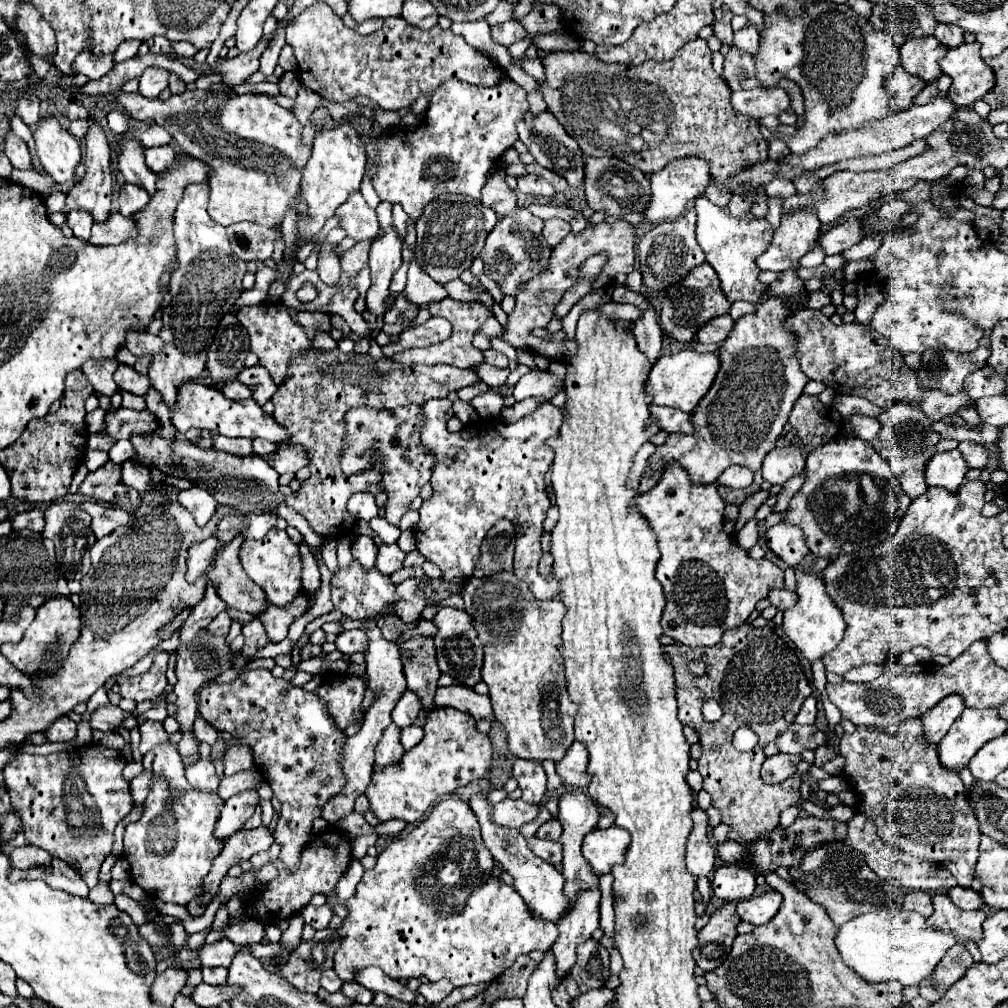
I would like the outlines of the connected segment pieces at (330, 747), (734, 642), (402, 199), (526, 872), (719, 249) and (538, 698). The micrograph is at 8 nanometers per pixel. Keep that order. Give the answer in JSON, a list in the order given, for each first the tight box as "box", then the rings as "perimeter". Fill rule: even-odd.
[{"box":[198,668,348,870],"perimeter":[[[266,668],[246,670],[246,672],[242,672],[236,680],[232,680],[232,682],[228,682],[228,684],[216,684],[216,682],[212,682],[212,684],[204,686],[204,688],[202,688],[202,692],[200,692],[200,708],[198,708],[198,712],[200,712],[200,716],[202,716],[206,722],[214,724],[214,728],[218,728],[220,732],[228,732],[228,734],[232,734],[232,740],[228,742],[228,746],[232,746],[232,744],[248,744],[248,746],[252,748],[252,754],[254,754],[254,764],[256,764],[258,772],[266,778],[266,782],[270,784],[270,788],[272,788],[272,792],[274,792],[274,796],[276,796],[276,798],[280,800],[280,804],[282,804],[282,810],[280,810],[280,820],[278,820],[278,826],[276,826],[276,832],[274,832],[276,842],[280,842],[280,844],[282,844],[280,858],[282,858],[282,862],[286,864],[286,868],[288,868],[288,870],[296,870],[296,868],[298,868],[298,856],[300,856],[300,850],[302,850],[302,846],[304,846],[304,844],[310,840],[310,836],[312,836],[312,822],[314,822],[316,818],[320,818],[320,816],[322,816],[324,804],[326,804],[332,796],[338,796],[338,794],[342,792],[344,784],[346,784],[346,780],[344,780],[344,770],[340,770],[340,762],[338,762],[338,758],[340,758],[340,754],[342,754],[342,750],[344,750],[344,742],[346,742],[346,738],[348,738],[348,736],[346,736],[340,728],[336,728],[336,724],[334,724],[332,716],[328,716],[328,710],[326,710],[324,700],[318,700],[318,696],[316,696],[314,692],[306,692],[304,688],[294,686],[290,680],[284,680],[284,678],[274,678],[274,676],[272,676],[272,672],[270,672],[270,670],[266,670]]]},{"box":[664,624,812,842],"perimeter":[[[750,624],[724,632],[720,644],[712,648],[670,644],[664,646],[664,650],[674,666],[678,720],[698,732],[702,730],[698,728],[698,722],[706,722],[700,712],[706,698],[718,700],[724,710],[720,722],[706,726],[706,734],[698,734],[702,744],[698,772],[704,778],[704,790],[712,796],[712,806],[722,812],[722,822],[732,828],[730,840],[750,842],[756,840],[756,836],[772,832],[772,828],[778,826],[780,812],[800,800],[800,776],[790,776],[788,780],[772,786],[764,784],[760,778],[764,746],[776,740],[776,736],[794,722],[802,702],[812,694],[794,650],[774,632],[774,628],[756,628]],[[694,660],[706,664],[706,676],[698,678],[688,672],[688,664]],[[740,726],[748,726],[760,736],[758,746],[750,754],[738,752],[732,746],[732,736]]]},{"box":[356,78,526,218],"perimeter":[[[504,78],[492,88],[448,80],[434,92],[424,120],[414,130],[392,128],[374,146],[370,144],[370,120],[366,116],[356,120],[356,128],[366,142],[368,158],[380,160],[378,172],[374,172],[374,188],[380,200],[398,202],[410,218],[418,218],[422,206],[444,192],[480,198],[490,170],[498,164],[502,152],[518,140],[516,122],[526,112],[526,92],[510,78]]]},{"box":[468,790,568,920],"perimeter":[[[478,790],[468,798],[468,804],[472,808],[472,812],[476,814],[478,822],[480,822],[480,830],[482,830],[482,840],[486,844],[486,848],[490,850],[490,854],[494,856],[494,860],[504,866],[506,872],[510,872],[514,876],[514,888],[516,892],[524,898],[526,906],[530,908],[530,912],[536,918],[544,918],[544,920],[558,920],[566,910],[568,910],[568,900],[562,894],[562,886],[564,886],[564,878],[562,874],[548,862],[540,860],[538,856],[532,856],[532,850],[528,848],[526,838],[520,834],[520,830],[514,828],[504,828],[498,824],[492,824],[492,808],[494,804],[488,800],[488,792]]]},{"box":[694,196,770,302],"perimeter":[[[706,196],[696,198],[694,210],[698,214],[698,244],[706,254],[706,262],[716,270],[722,292],[728,296],[730,302],[756,302],[758,296],[766,290],[766,286],[756,278],[760,272],[760,268],[756,266],[756,258],[770,244],[768,222],[764,218],[756,218],[752,212],[746,212],[744,216],[732,216],[726,208],[712,204]]]},{"box":[462,572,578,762],"perimeter":[[[496,572],[496,576],[488,576],[488,580],[468,580],[462,598],[464,610],[472,616],[472,624],[484,648],[482,680],[488,684],[488,696],[494,708],[494,716],[508,732],[508,748],[518,758],[538,762],[550,758],[558,762],[574,742],[574,718],[578,710],[576,704],[568,698],[564,658],[560,654],[560,622],[566,614],[564,602],[536,600],[528,584],[524,584],[514,572]]]}]

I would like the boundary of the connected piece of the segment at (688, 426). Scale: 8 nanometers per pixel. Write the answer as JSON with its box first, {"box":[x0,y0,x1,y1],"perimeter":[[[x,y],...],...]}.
{"box":[650,404,694,434],"perimeter":[[[650,404],[650,412],[652,418],[660,422],[660,428],[666,432],[684,432],[684,434],[692,434],[694,432],[694,424],[692,424],[692,414],[690,412],[678,412],[676,408],[670,406],[658,406],[658,404]]]}

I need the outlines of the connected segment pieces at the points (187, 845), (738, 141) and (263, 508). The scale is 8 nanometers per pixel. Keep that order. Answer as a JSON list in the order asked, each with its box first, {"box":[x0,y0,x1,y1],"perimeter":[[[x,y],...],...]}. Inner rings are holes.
[{"box":[124,774,224,904],"perimeter":[[[152,774],[144,812],[138,822],[126,826],[124,832],[124,858],[130,864],[130,878],[144,892],[176,904],[188,904],[200,896],[200,886],[208,874],[212,860],[224,848],[222,840],[214,836],[214,824],[218,820],[224,800],[218,792],[188,790],[178,798],[170,798],[170,784],[160,774]]]},{"box":[540,38,768,184],"perimeter":[[[696,38],[688,44],[684,44],[684,48],[666,62],[656,62],[656,60],[646,60],[644,64],[638,66],[622,66],[622,64],[604,64],[598,56],[594,54],[586,54],[586,52],[550,52],[544,60],[542,60],[544,68],[546,68],[546,80],[540,84],[540,92],[544,94],[544,102],[548,104],[548,110],[562,122],[562,126],[566,128],[566,132],[580,144],[582,152],[588,156],[616,156],[616,158],[624,158],[628,164],[642,168],[644,174],[654,174],[658,170],[662,170],[670,160],[674,158],[684,158],[684,156],[704,156],[706,160],[710,160],[710,170],[712,174],[718,178],[718,184],[726,184],[728,180],[732,180],[736,174],[740,174],[742,170],[764,162],[768,158],[768,144],[760,134],[760,122],[758,120],[750,120],[746,116],[736,114],[736,110],[730,106],[730,88],[728,84],[712,70],[712,52],[708,48],[708,42],[702,38]]]},{"box":[130,434,284,512],"perimeter":[[[138,434],[132,436],[130,442],[136,448],[134,460],[142,462],[144,466],[156,466],[168,476],[178,476],[178,478],[190,478],[194,480],[200,488],[206,488],[220,504],[234,506],[242,512],[276,512],[280,504],[284,504],[284,496],[278,492],[278,474],[276,470],[260,456],[230,456],[226,452],[216,452],[216,450],[202,450],[190,442],[184,440],[164,440],[158,434]]]}]

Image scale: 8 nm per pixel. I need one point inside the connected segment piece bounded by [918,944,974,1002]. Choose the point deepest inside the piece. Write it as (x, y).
(957, 960)

